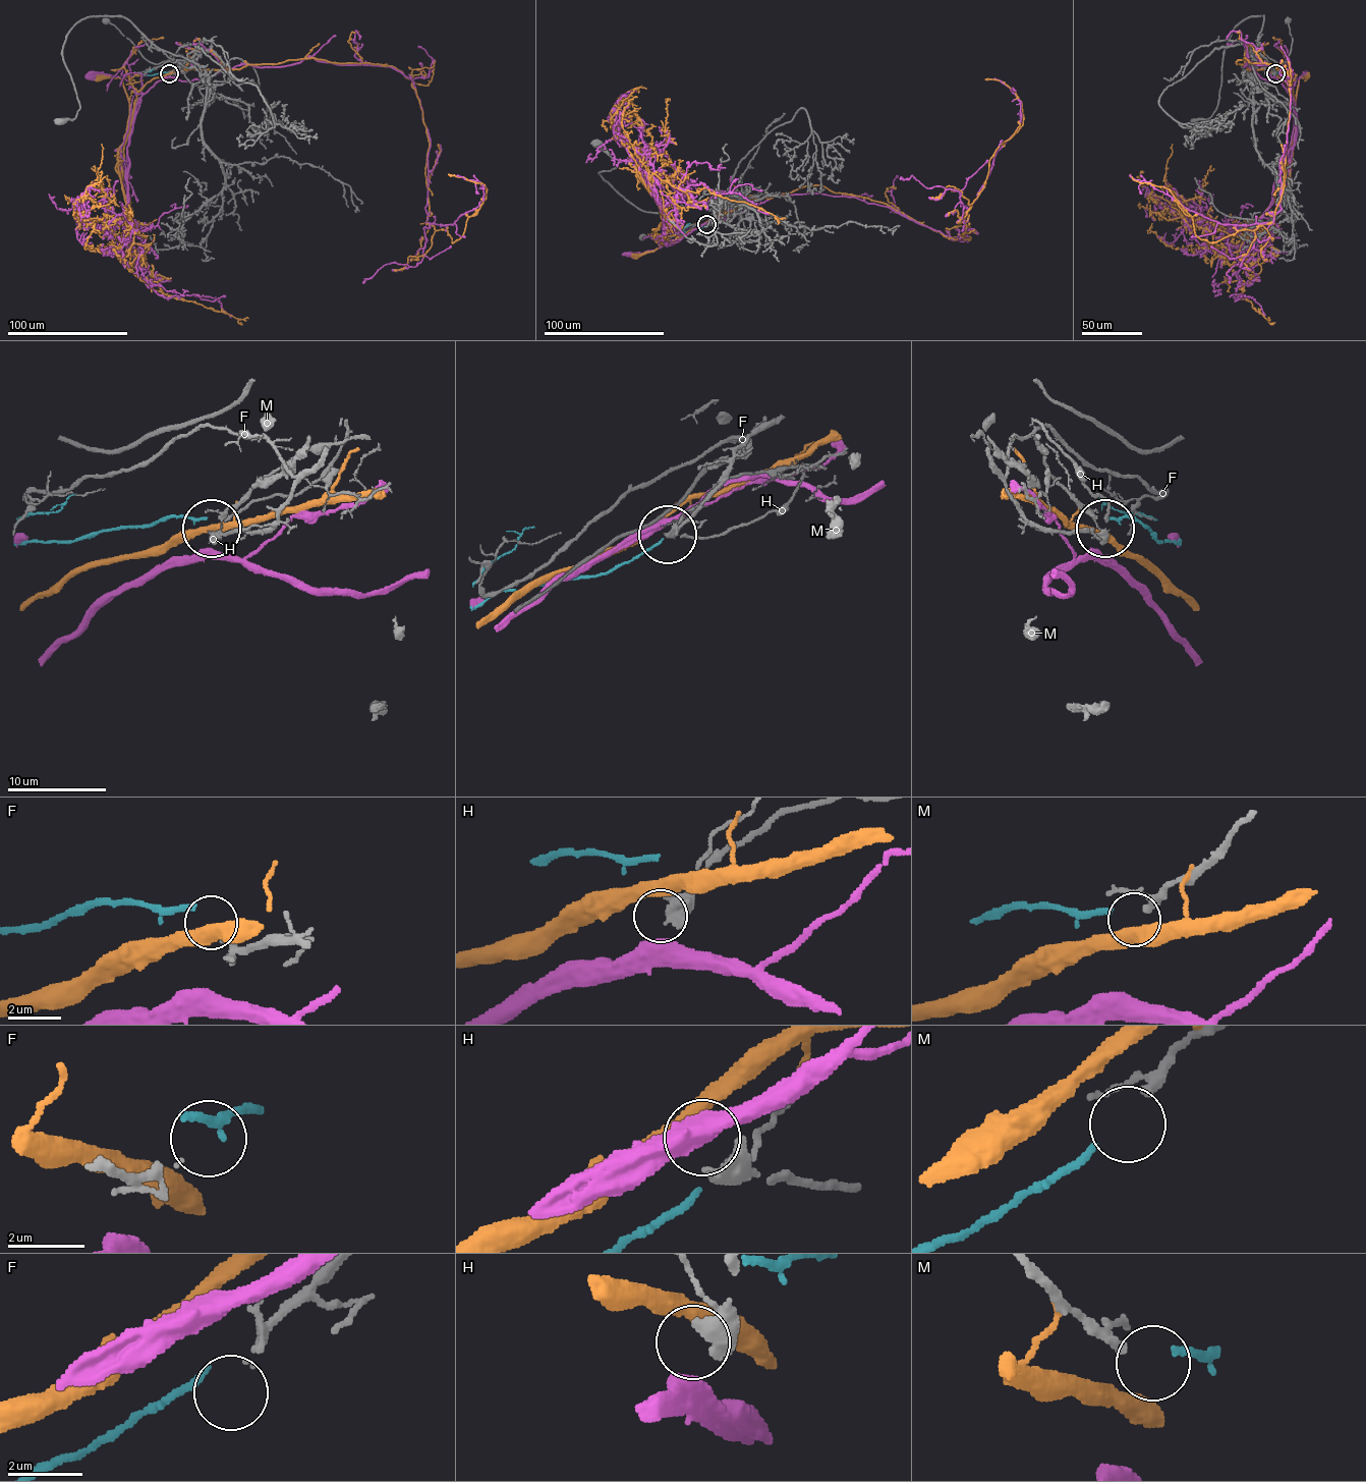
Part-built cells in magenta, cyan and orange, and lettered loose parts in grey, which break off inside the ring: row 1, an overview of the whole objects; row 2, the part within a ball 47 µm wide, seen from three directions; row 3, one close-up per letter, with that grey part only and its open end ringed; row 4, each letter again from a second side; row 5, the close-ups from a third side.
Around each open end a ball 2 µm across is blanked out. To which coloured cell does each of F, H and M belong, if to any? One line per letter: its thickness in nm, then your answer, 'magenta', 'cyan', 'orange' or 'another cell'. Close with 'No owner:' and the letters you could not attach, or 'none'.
F: 90 nm thick; another cell
H: 360 nm thick; magenta
M: 200 nm thick; cyan
No owner: F

